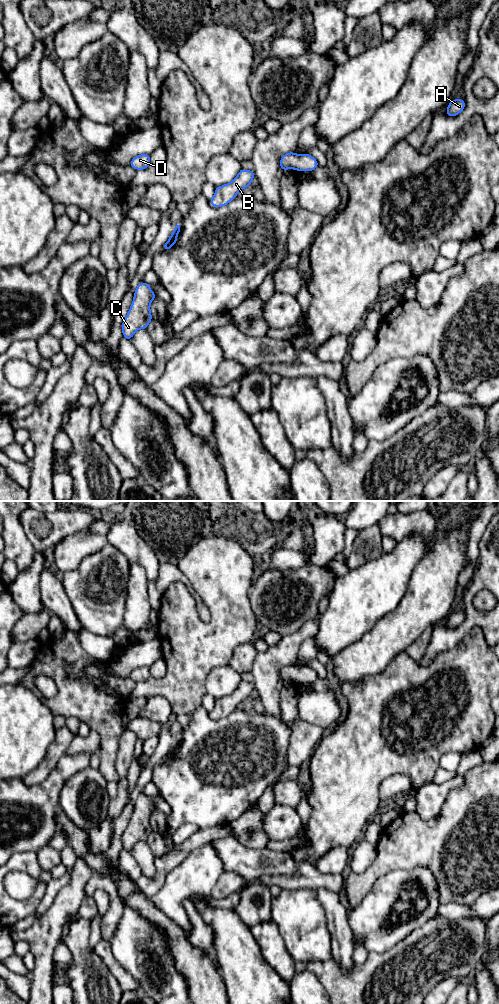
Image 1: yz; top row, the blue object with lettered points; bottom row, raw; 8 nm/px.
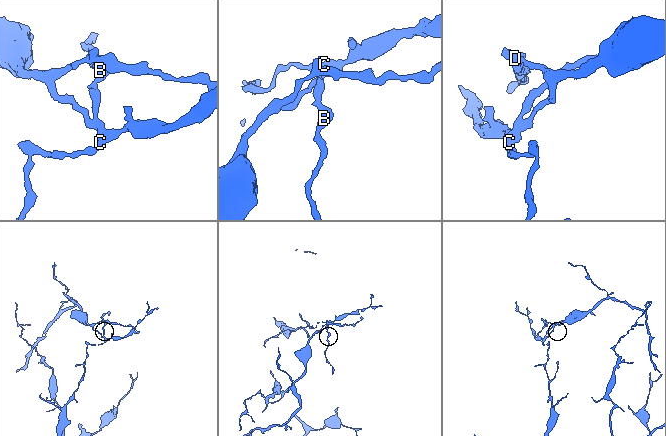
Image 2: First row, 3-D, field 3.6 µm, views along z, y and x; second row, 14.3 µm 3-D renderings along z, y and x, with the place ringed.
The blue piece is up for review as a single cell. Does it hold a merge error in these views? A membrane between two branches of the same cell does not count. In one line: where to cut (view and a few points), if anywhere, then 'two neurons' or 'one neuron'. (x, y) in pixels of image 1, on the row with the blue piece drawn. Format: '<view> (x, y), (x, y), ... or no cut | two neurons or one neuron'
yz (150, 291), (151, 299) | two neurons

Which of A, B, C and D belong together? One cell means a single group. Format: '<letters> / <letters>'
A B C / D

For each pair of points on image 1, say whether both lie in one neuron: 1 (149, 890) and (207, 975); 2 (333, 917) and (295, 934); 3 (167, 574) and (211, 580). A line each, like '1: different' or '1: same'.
1: different
2: different
3: different

